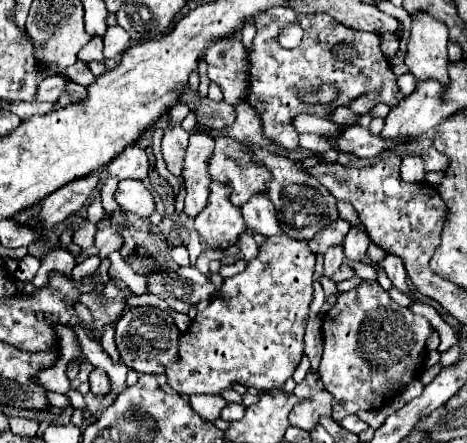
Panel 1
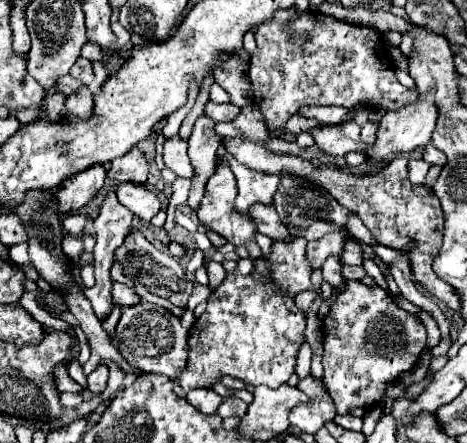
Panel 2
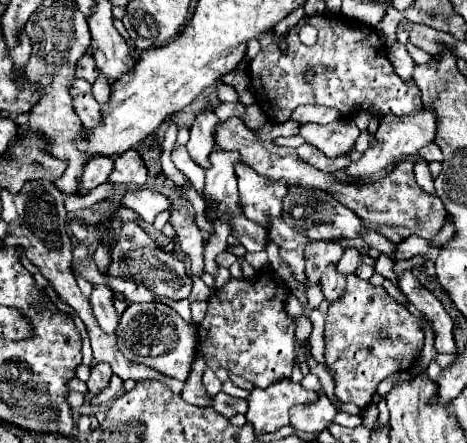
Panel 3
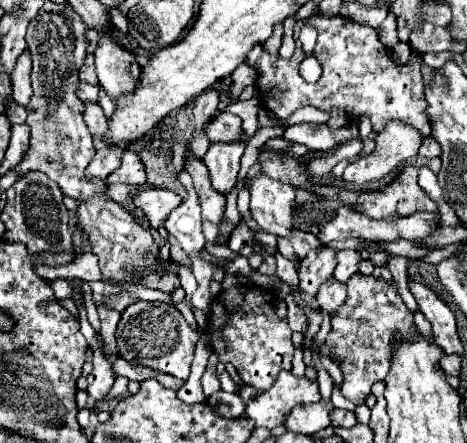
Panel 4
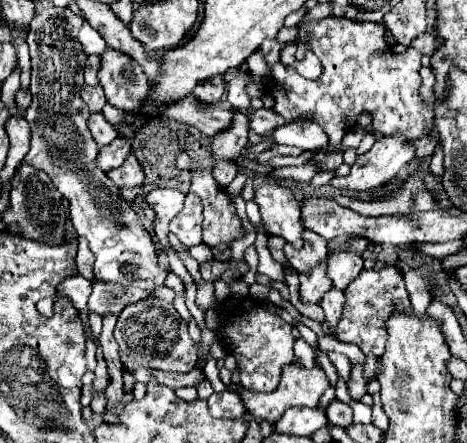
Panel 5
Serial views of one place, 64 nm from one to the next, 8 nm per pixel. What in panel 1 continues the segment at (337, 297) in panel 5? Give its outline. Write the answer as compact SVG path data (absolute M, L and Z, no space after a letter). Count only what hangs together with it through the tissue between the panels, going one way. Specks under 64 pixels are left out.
M336 246L336 248L330 248L326 254L324 254L324 276L332 276L340 264L344 262L344 252L342 252L342 246Z

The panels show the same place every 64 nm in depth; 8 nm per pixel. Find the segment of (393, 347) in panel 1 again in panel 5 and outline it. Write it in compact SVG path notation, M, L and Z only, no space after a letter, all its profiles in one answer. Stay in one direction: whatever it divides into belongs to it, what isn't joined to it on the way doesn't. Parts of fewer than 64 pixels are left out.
M382 266L380 270L364 270L360 276L344 290L346 302L344 302L344 314L340 318L340 324L336 328L336 338L342 342L352 342L362 348L366 354L366 364L352 364L352 378L348 382L350 396L354 400L360 400L366 394L366 382L376 376L376 356L384 354L384 344L386 344L386 332L384 332L384 320L396 308L408 308L408 292L404 286L404 276L396 266Z

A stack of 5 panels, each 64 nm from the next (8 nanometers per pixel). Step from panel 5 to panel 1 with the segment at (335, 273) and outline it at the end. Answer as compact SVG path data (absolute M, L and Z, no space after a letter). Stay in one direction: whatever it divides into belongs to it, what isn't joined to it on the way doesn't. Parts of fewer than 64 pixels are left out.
M352 228L348 232L342 248L344 248L346 258L350 258L350 260L362 260L364 254L366 254L366 250L368 250L368 244L370 244L368 234L362 228Z

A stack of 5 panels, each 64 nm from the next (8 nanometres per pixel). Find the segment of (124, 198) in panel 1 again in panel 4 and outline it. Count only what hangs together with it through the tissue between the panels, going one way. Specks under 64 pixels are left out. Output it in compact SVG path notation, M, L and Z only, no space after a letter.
M148 188L148 190L138 192L134 196L134 202L138 208L146 212L150 226L158 230L168 220L170 212L182 204L182 196L166 188Z

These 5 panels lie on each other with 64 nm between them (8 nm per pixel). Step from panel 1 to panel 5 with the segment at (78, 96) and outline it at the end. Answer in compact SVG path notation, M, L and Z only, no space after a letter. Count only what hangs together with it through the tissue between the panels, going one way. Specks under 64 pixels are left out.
M102 112L92 114L88 126L90 126L90 132L92 132L92 136L94 136L94 140L98 142L100 148L108 146L118 136L118 132L110 126L110 122L106 122L106 118L102 116Z

